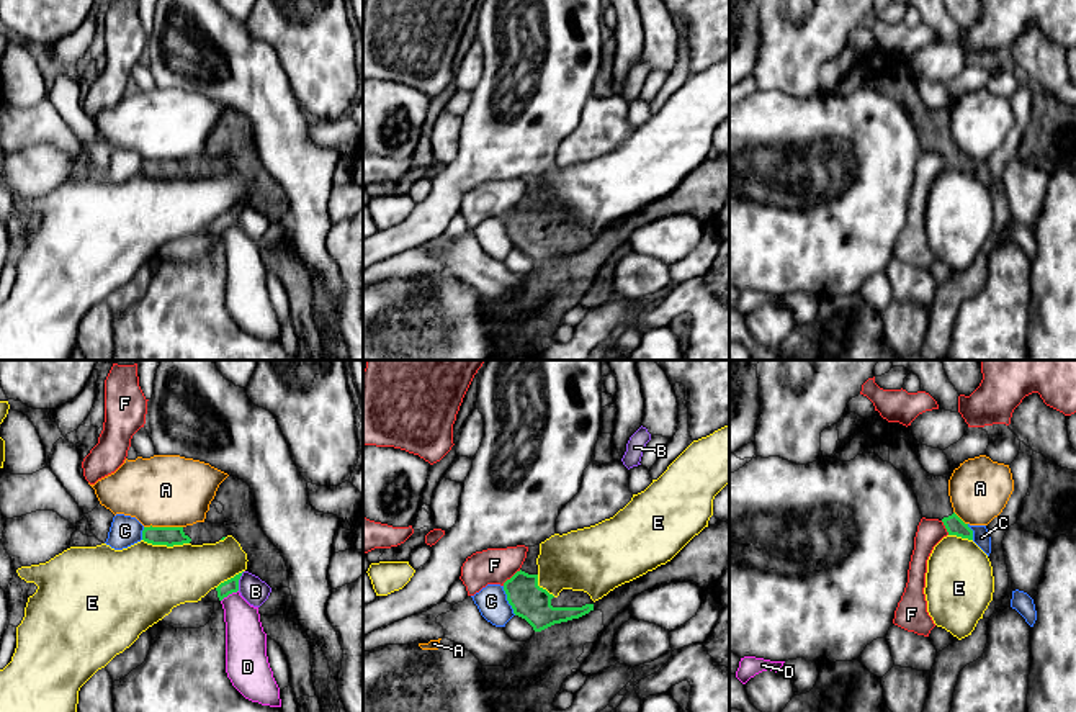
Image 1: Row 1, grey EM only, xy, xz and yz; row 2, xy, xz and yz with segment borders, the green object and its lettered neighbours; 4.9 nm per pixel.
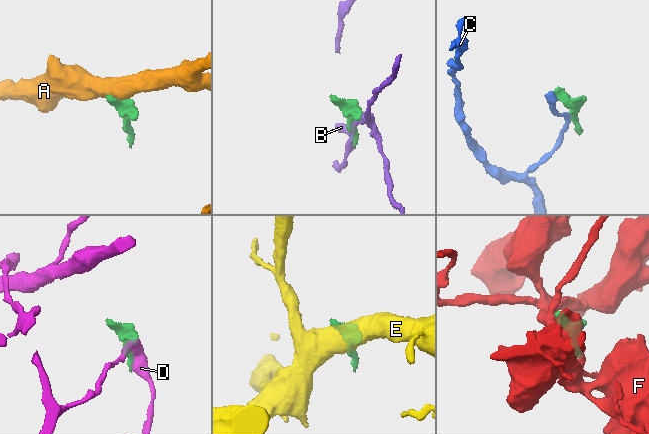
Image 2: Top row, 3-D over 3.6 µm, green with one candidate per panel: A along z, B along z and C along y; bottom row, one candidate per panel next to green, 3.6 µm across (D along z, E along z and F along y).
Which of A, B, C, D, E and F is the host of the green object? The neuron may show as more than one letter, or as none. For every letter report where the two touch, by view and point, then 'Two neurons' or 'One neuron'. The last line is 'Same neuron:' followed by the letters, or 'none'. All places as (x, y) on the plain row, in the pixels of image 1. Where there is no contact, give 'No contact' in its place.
A: Touches green at xy (162, 161). Two neurons
B: Touches green at xy (237, 215). Two neurons
C: Touches green at xz (507, 233). Two neurons
D: Touches green at xy (229, 226). Two neurons
E: Touches green at xy (165, 177). Two neurons
F: Touches green at xz (512, 210). Two neurons
Same neuron: none

